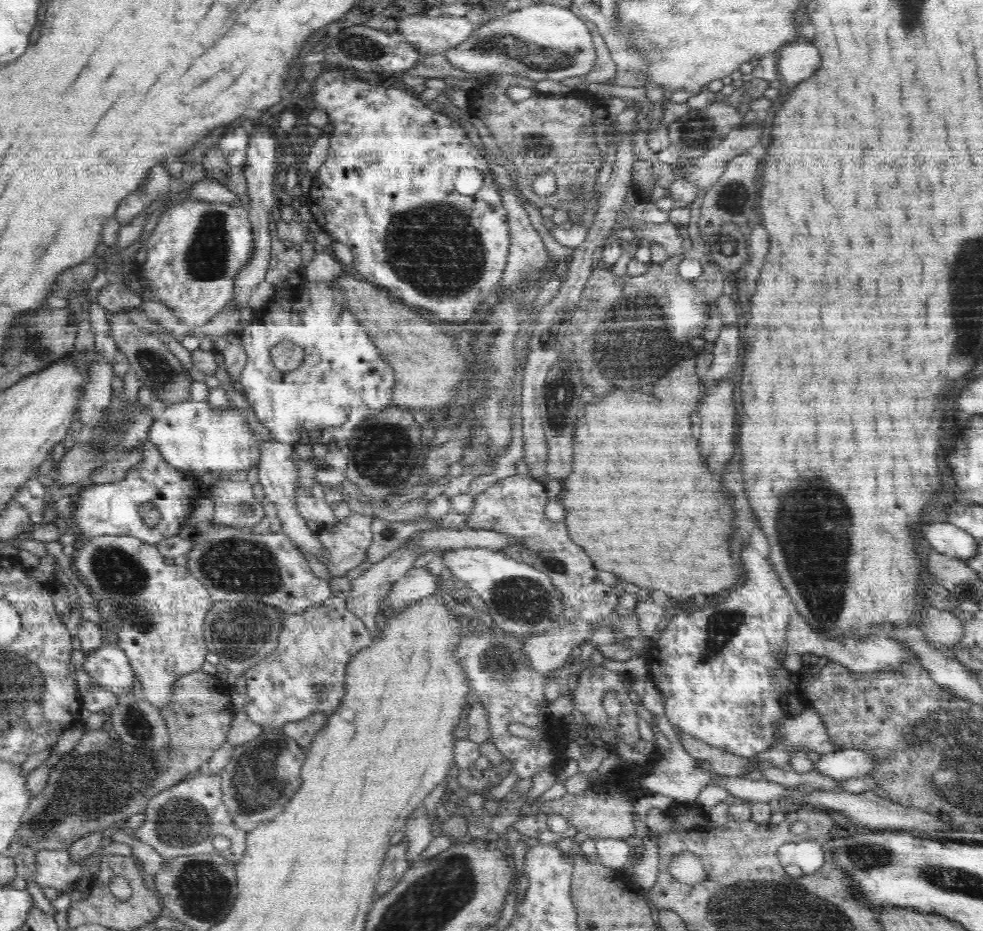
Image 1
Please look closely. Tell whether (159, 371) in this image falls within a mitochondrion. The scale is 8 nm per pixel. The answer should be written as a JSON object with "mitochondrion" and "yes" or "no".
{"mitochondrion":"yes"}

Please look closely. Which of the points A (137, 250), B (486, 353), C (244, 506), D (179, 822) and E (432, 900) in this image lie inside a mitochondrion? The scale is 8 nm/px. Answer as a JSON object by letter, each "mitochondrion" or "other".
{"A":"other","B":"mitochondrion","C":"mitochondrion","D":"mitochondrion","E":"mitochondrion"}

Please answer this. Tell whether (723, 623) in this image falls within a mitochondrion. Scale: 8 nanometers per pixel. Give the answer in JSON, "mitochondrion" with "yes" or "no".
{"mitochondrion":"yes"}

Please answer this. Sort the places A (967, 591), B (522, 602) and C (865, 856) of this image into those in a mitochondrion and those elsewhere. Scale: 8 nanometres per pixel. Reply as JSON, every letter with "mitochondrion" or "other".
{"A":"other","B":"mitochondrion","C":"mitochondrion"}

